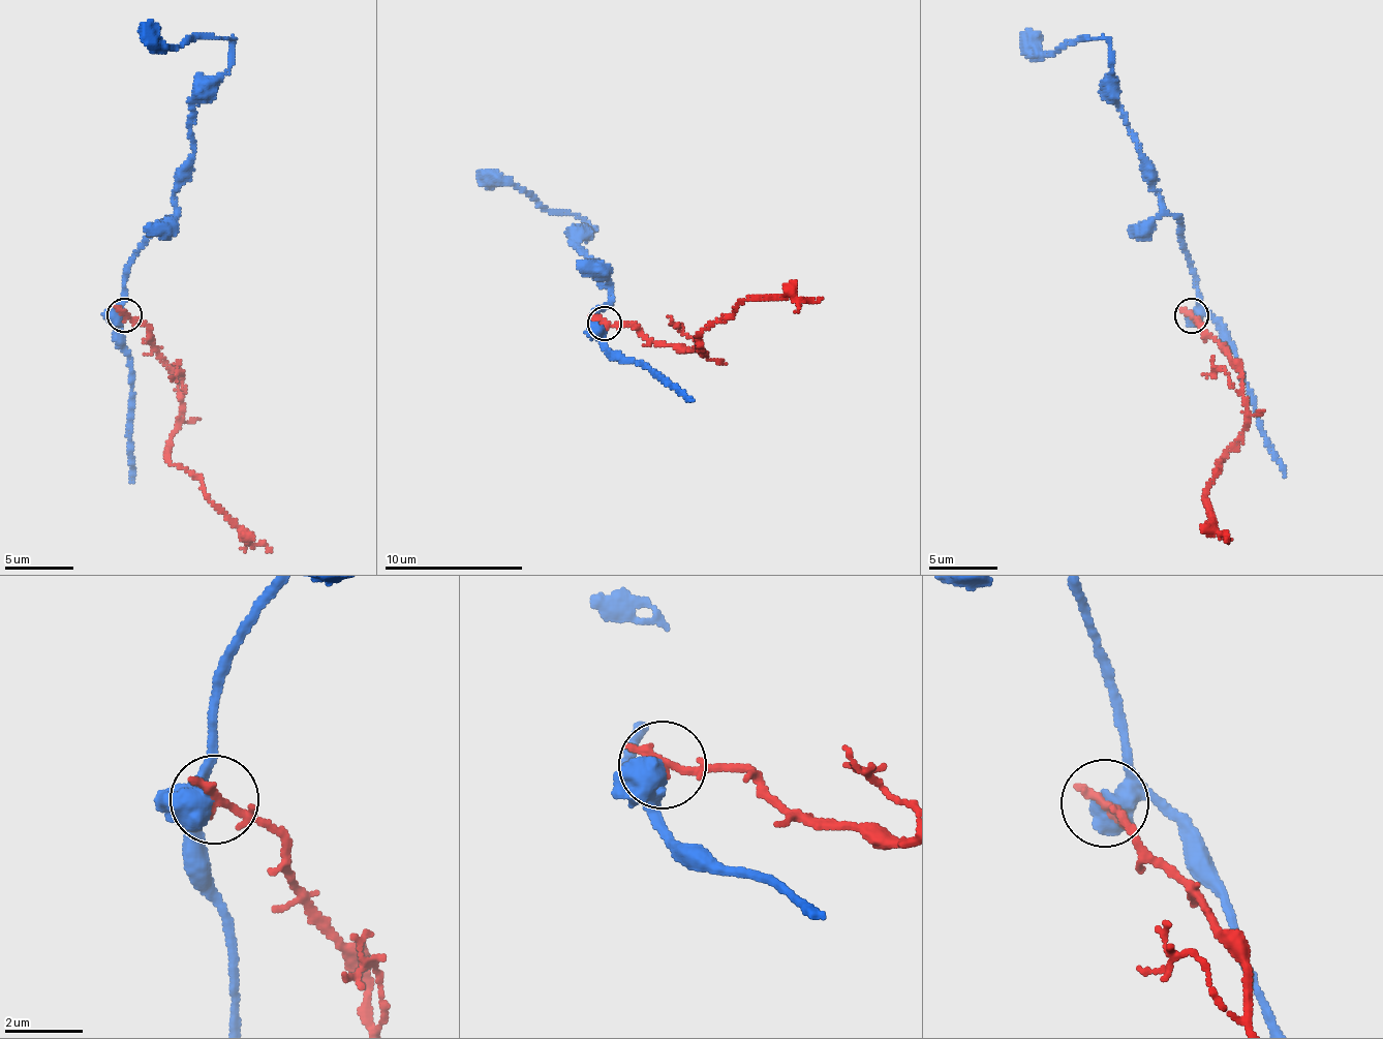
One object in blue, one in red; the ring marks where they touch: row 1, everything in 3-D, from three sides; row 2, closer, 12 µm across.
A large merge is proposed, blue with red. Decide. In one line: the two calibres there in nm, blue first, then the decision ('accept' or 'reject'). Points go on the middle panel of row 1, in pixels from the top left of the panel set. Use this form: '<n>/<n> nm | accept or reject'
440/180 nm | reject

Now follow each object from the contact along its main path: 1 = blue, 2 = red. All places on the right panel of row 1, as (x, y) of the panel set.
1: (1191, 314), (1194, 270), (1184, 230), (1167, 215), (1119, 107), (1106, 38), (1041, 53), (1021, 33)
2: (1191, 314), (1228, 354), (1241, 377), (1246, 422), (1214, 476), (1205, 496), (1218, 532), (1226, 541)

